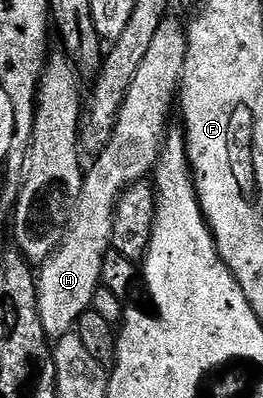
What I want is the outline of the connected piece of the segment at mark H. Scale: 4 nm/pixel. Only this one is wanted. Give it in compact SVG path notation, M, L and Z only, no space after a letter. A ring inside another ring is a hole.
M166 18L155 30L155 39L151 41L151 47L147 49L147 55L143 57L139 71L135 74L135 82L131 82L131 90L127 90L127 98L123 98L123 106L117 115L115 130L107 142L107 146L88 165L81 181L79 198L69 213L69 219L65 225L65 233L61 235L61 241L57 243L57 249L46 258L36 273L37 278L37 309L41 315L41 322L46 336L60 338L70 335L74 331L77 319L93 306L95 290L101 287L101 271L103 270L103 258L113 243L113 211L117 208L117 201L121 199L121 193L131 184L146 179L145 175L152 173L157 167L157 158L161 155L163 141L166 139L165 115L174 111L175 101L179 96L181 87L181 75L187 58L187 31L184 23Z

